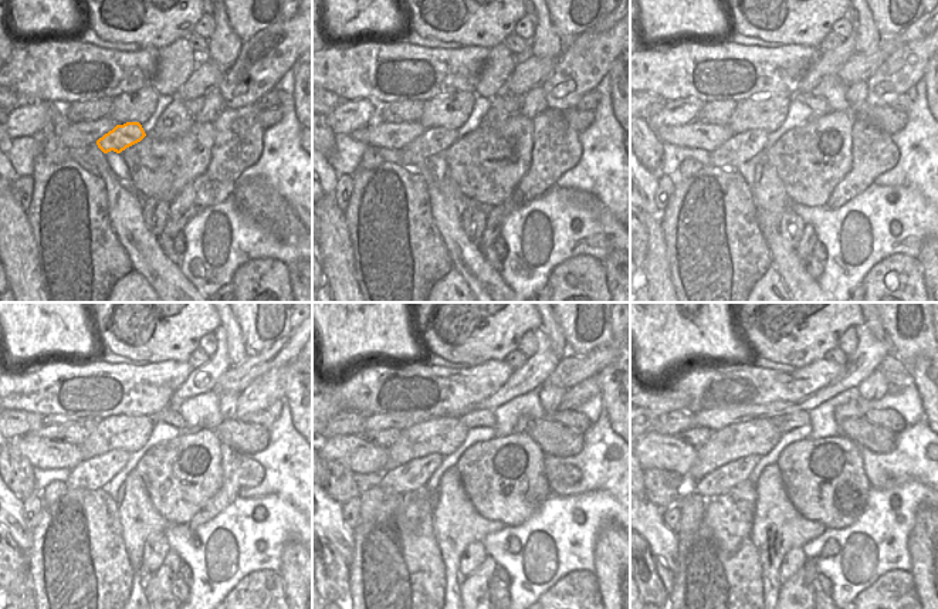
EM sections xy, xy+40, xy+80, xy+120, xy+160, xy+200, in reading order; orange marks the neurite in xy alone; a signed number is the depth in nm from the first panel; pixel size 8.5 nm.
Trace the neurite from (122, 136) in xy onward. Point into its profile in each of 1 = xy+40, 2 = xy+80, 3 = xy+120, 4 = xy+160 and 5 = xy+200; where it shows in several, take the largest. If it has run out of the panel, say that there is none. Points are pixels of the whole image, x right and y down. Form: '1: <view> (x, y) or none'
1: xy+40 (434, 141)
2: xy+80 (742, 146)
3: xy+120 (95, 473)
4: xy+160 (413, 474)
5: xy+200 (718, 481)

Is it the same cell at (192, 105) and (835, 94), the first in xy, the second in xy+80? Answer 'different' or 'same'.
different

